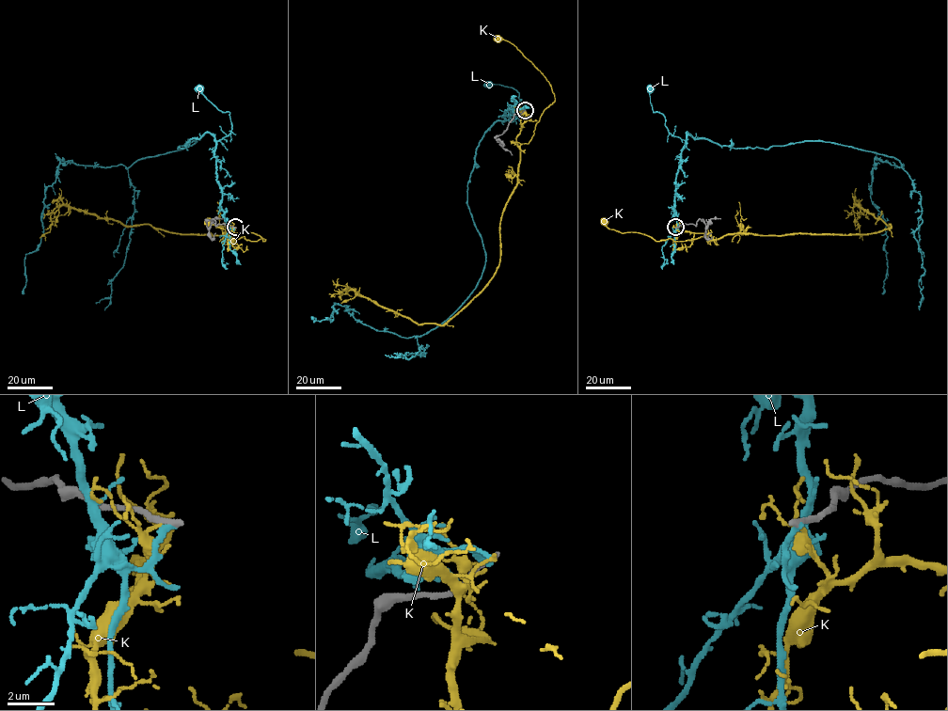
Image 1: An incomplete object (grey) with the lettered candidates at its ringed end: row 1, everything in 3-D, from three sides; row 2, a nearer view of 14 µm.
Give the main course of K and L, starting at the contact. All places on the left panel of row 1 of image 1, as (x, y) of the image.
K: (234, 228), (230, 239), (229, 233), (174, 233), (60, 205), (45, 240)
L: (235, 228), (229, 229), (220, 205), (214, 150), (231, 132), (229, 112), (219, 111), (199, 87)

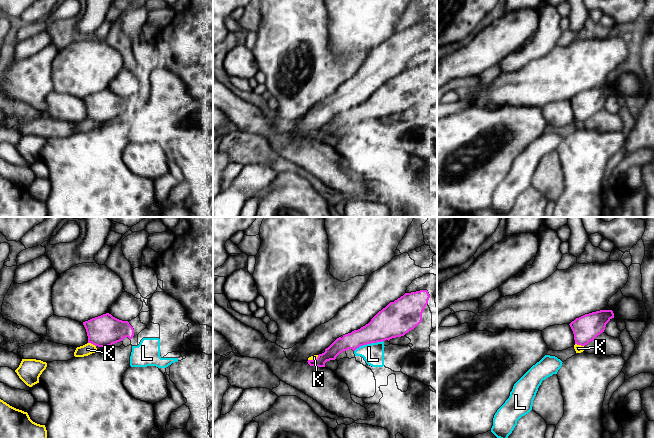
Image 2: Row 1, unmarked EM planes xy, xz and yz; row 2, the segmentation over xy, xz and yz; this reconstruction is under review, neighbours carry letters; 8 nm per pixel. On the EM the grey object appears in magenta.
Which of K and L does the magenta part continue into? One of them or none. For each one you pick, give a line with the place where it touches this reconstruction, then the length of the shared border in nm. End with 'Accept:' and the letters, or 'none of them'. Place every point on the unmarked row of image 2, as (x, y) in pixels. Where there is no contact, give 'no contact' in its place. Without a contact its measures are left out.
Accept: none of them

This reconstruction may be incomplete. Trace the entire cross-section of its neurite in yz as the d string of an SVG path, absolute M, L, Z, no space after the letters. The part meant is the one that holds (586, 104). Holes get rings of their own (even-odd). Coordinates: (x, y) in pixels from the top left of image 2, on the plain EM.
M600 86L576 94L569 101L575 120L585 122L604 108L606 100L614 94L612 86Z

